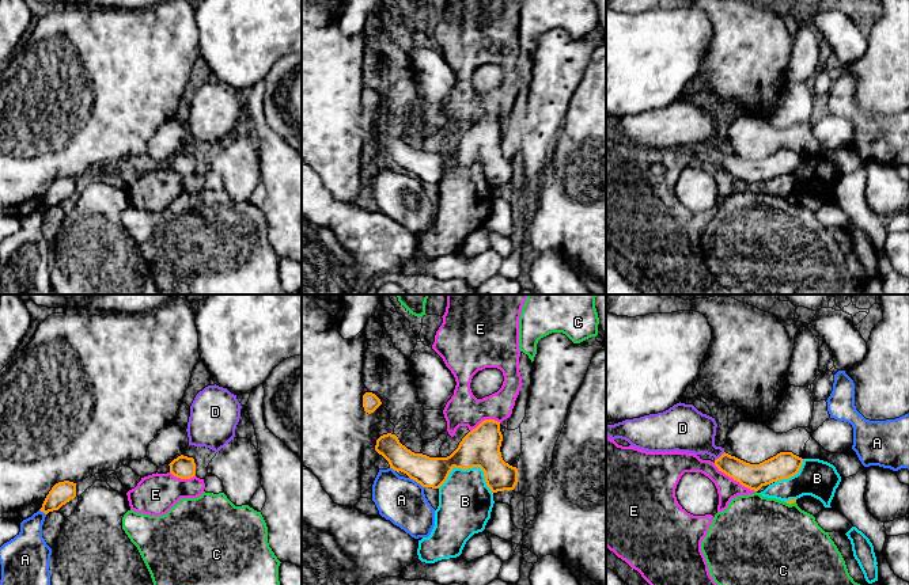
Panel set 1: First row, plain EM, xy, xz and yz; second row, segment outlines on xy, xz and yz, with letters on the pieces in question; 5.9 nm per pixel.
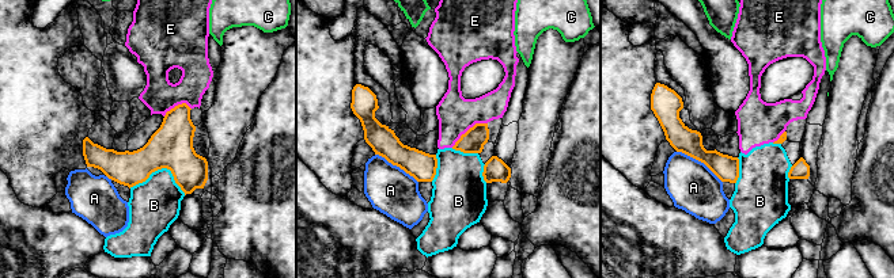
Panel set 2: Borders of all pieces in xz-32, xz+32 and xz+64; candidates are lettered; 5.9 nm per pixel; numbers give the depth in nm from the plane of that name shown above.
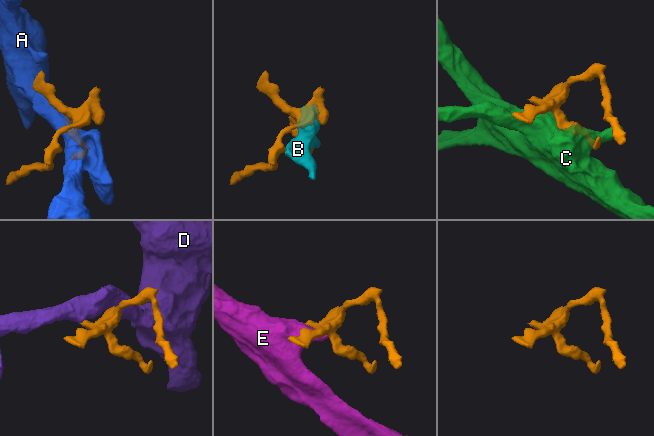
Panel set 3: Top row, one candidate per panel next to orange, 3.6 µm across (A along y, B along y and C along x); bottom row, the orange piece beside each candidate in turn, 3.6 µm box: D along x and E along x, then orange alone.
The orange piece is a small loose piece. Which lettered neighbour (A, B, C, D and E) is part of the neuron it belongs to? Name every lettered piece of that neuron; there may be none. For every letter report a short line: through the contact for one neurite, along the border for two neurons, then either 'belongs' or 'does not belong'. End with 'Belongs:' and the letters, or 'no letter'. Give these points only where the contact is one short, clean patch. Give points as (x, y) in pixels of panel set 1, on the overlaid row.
A: does not belong
B: does not belong
C: does not belong
D: yz (753, 477), (730, 466), (720, 456), (688, 429) | belongs
E: yz (714, 463), (754, 492) | does not belong
Belongs: D

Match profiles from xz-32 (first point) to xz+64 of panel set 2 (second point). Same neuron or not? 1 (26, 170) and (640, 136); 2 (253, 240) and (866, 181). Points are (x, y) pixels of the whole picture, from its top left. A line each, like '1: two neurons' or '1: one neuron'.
1: one neuron
2: one neuron

